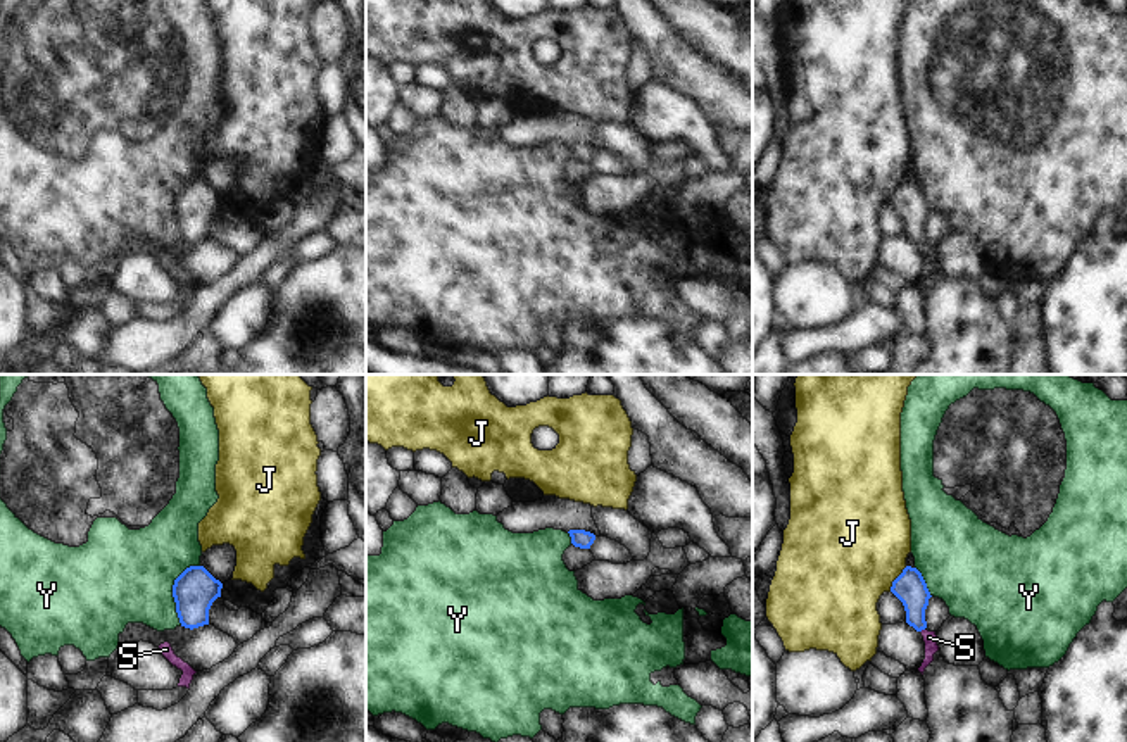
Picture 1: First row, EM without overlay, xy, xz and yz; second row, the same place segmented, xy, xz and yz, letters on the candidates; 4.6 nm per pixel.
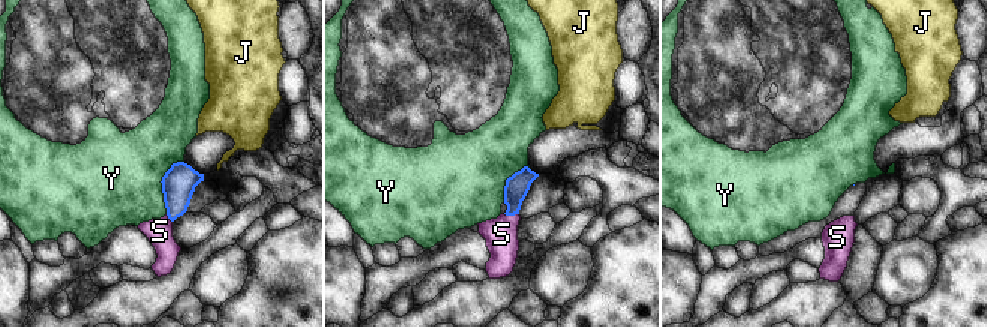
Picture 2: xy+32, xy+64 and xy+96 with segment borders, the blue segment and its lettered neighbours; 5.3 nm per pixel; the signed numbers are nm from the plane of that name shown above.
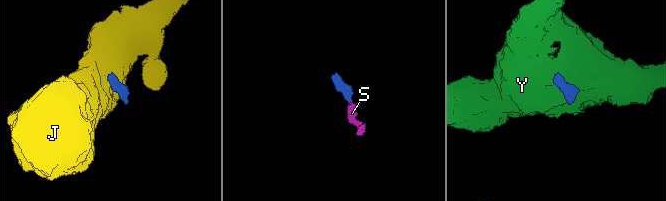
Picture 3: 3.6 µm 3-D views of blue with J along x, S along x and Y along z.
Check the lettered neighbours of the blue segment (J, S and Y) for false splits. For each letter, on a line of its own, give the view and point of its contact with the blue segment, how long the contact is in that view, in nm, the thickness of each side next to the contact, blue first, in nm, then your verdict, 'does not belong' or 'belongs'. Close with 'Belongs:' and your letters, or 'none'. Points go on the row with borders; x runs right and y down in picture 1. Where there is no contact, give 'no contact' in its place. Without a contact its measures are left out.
J: yz (896, 578) | 150 nm | 150/500 nm | does not belong
S: yz (922, 628) | 30 nm | 150/60 nm | belongs
Y: xy (173, 591) | 300 nm | 200/440 nm | does not belong
Belongs: S

